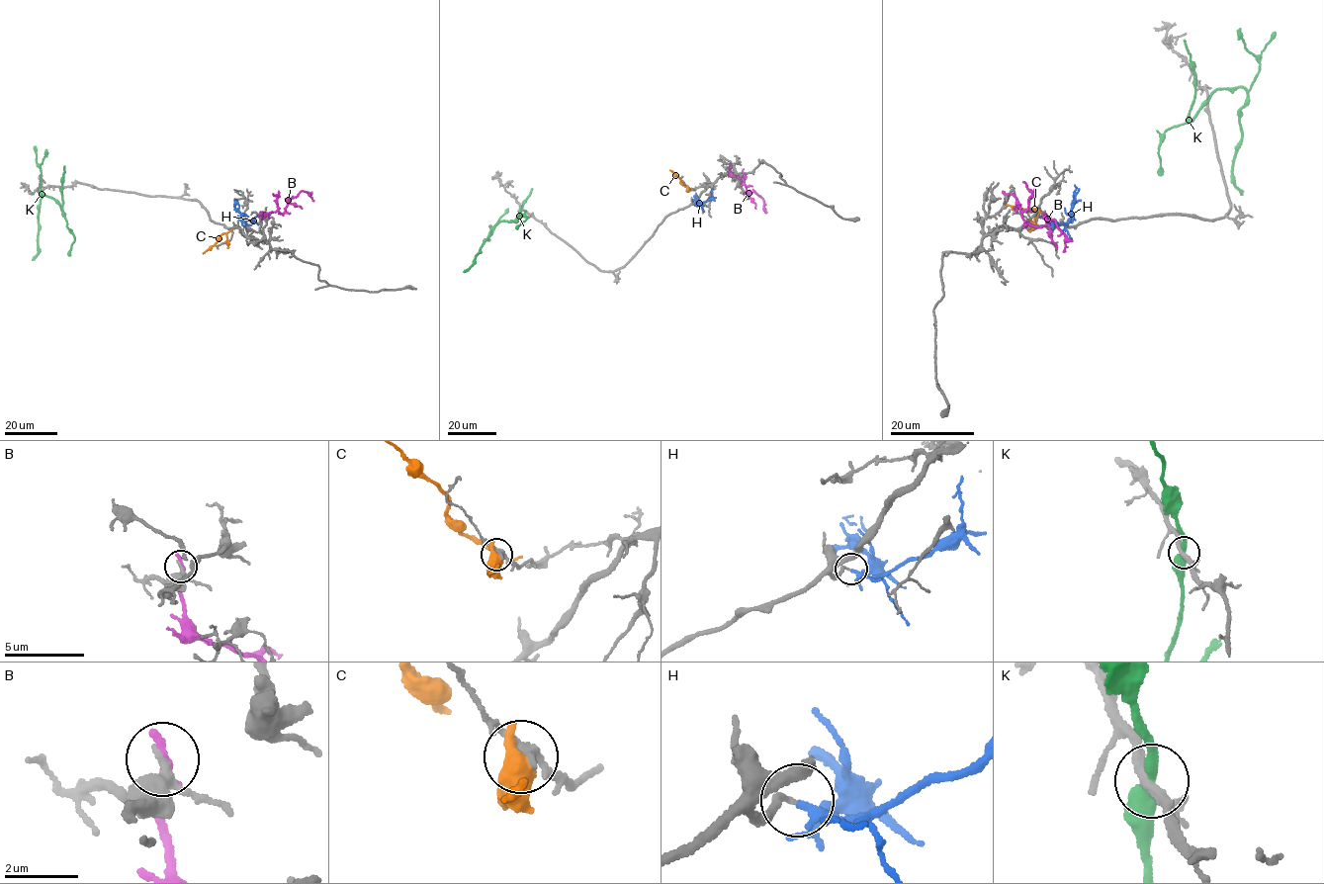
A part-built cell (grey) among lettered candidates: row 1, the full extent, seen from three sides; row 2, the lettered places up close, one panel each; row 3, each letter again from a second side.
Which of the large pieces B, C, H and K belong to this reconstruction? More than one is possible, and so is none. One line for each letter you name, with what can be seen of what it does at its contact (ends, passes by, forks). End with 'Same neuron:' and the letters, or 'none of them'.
H: it forks
Same neuron: H

